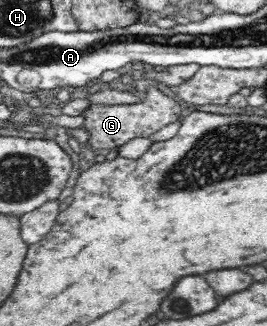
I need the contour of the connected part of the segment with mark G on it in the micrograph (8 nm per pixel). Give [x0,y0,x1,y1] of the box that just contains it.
[83,82,181,150]

